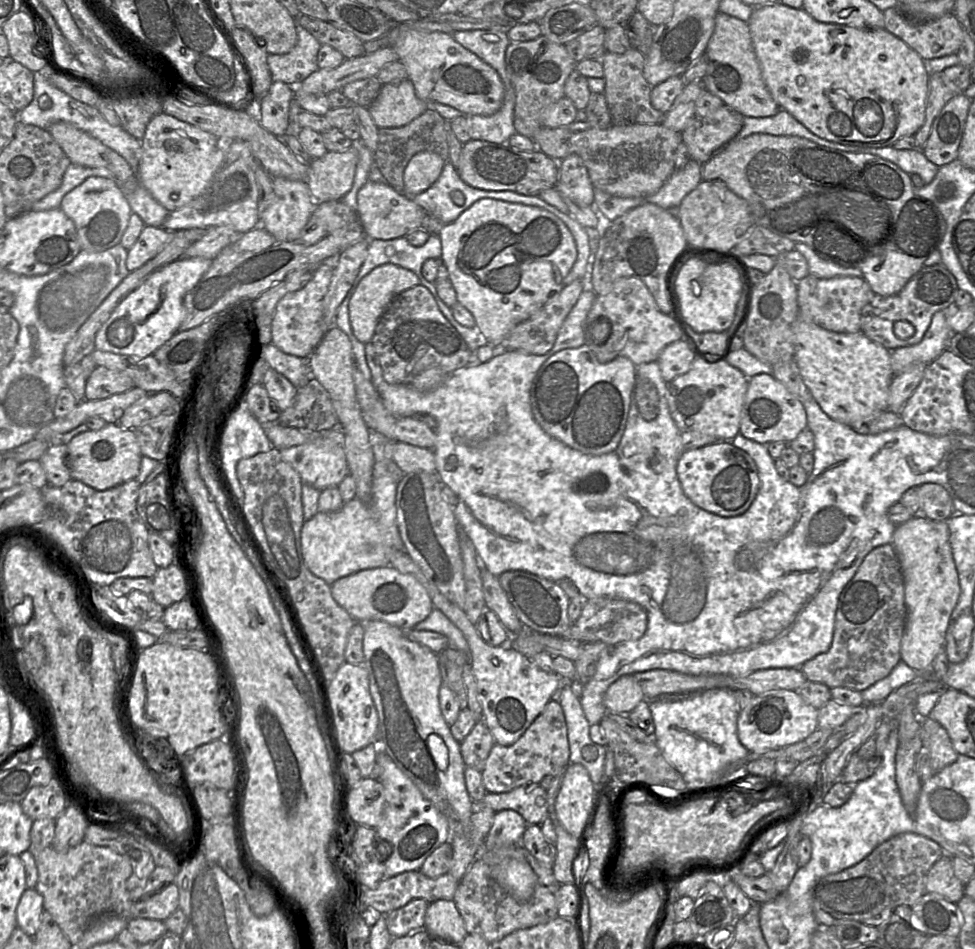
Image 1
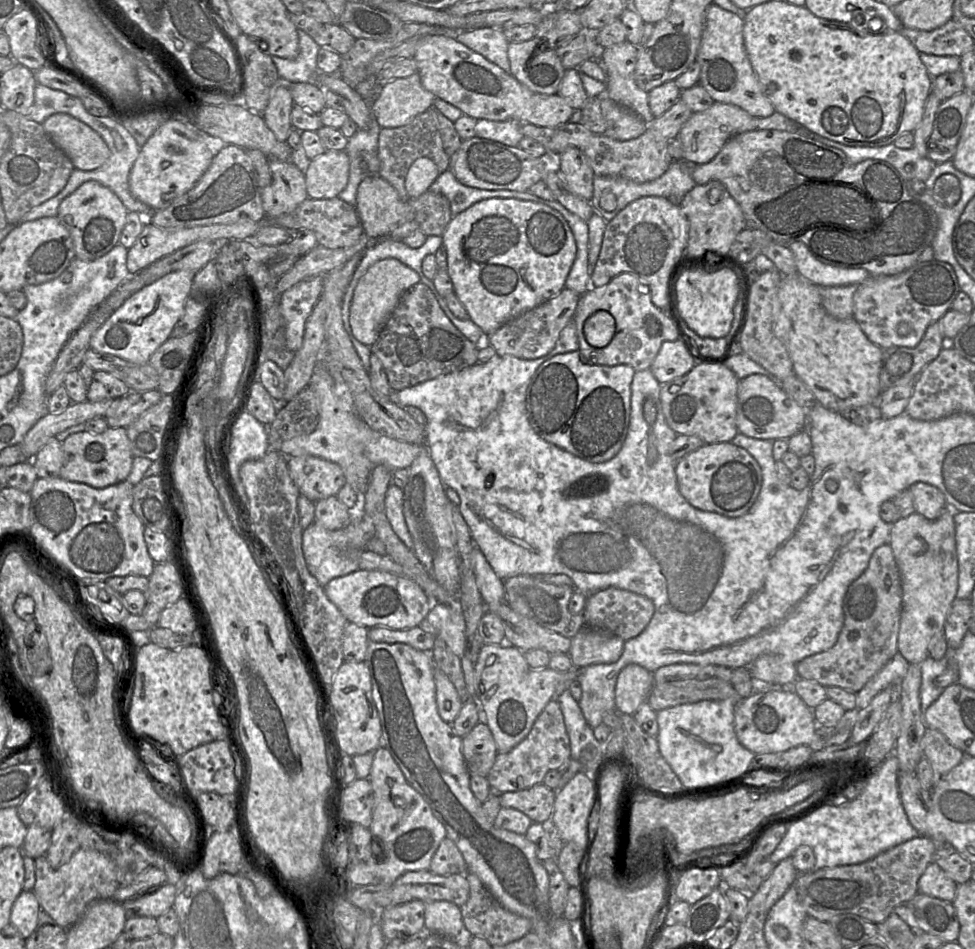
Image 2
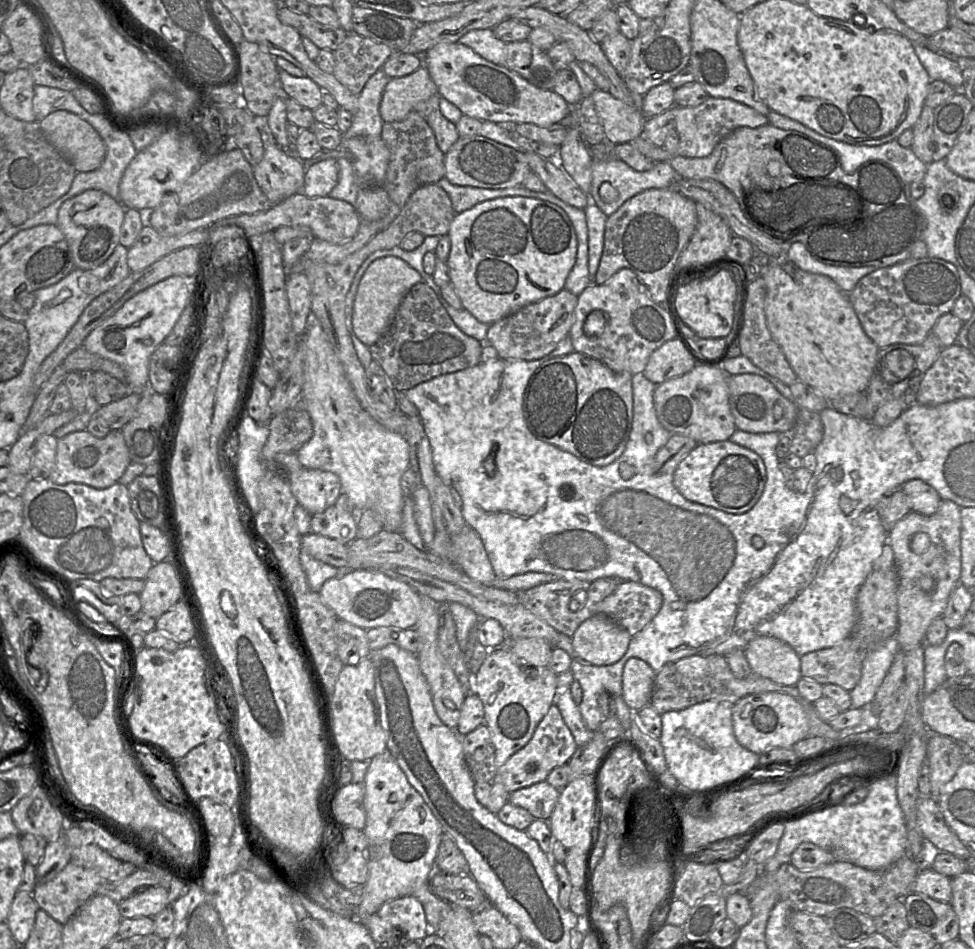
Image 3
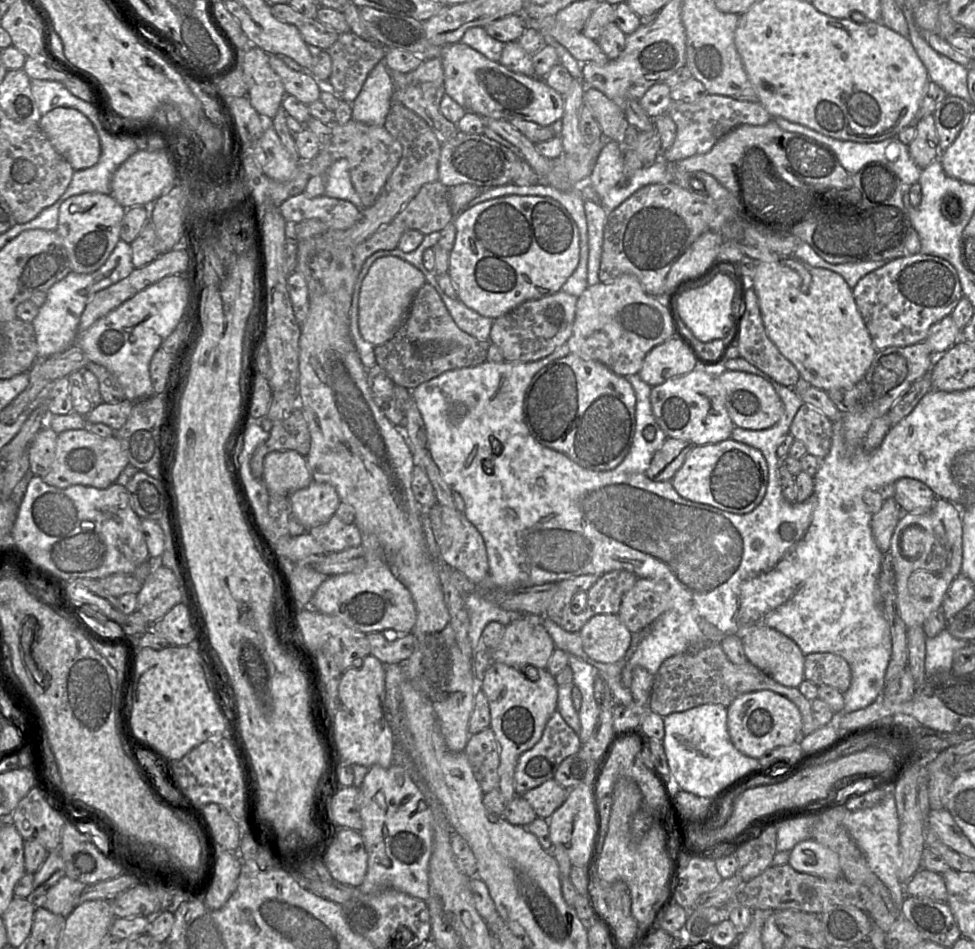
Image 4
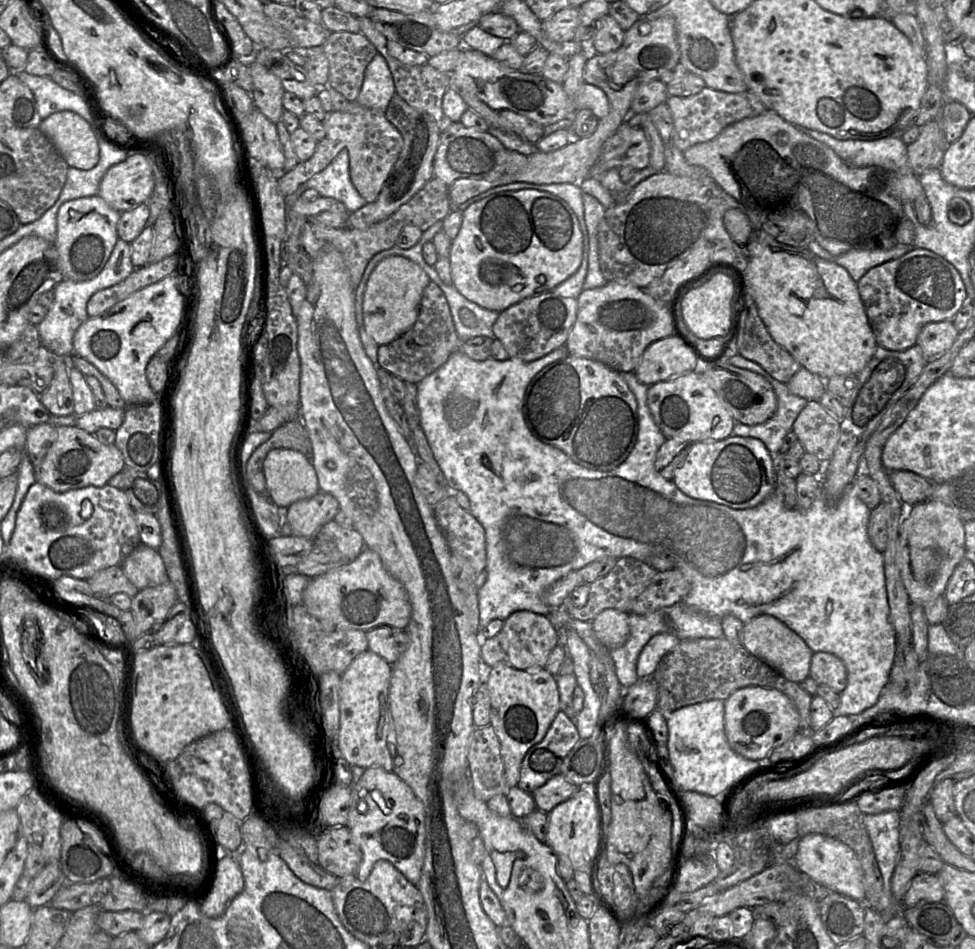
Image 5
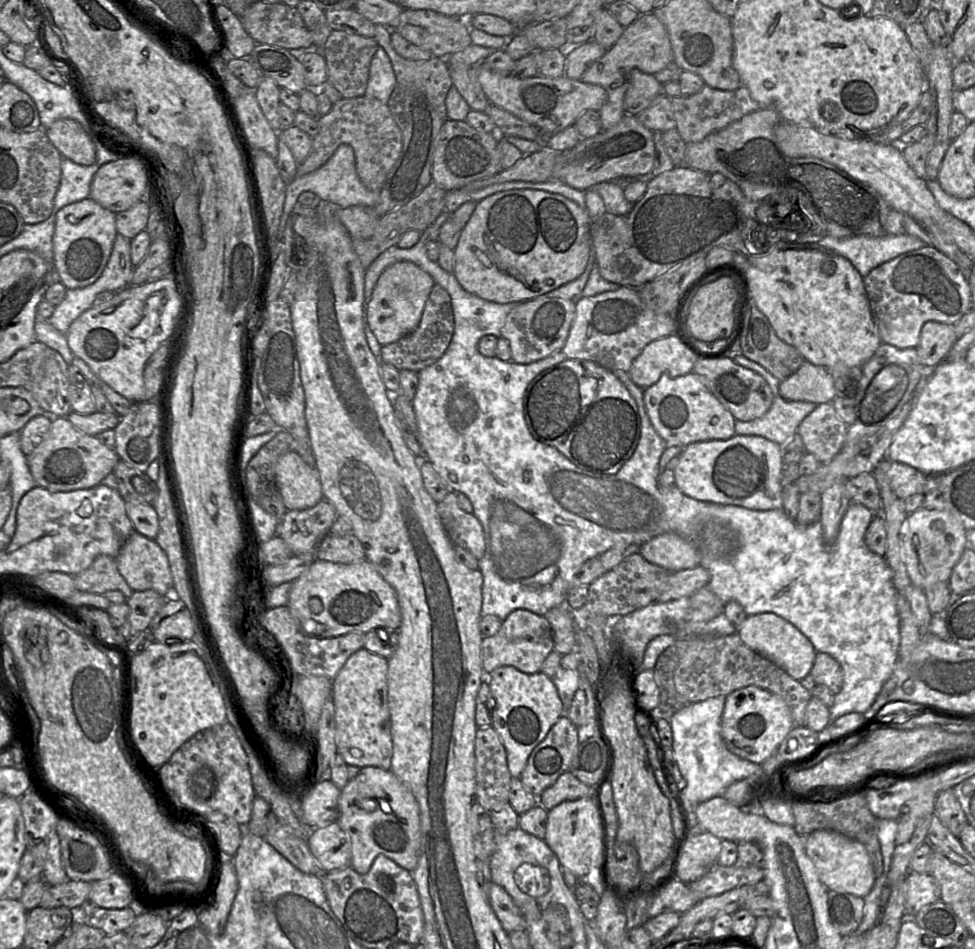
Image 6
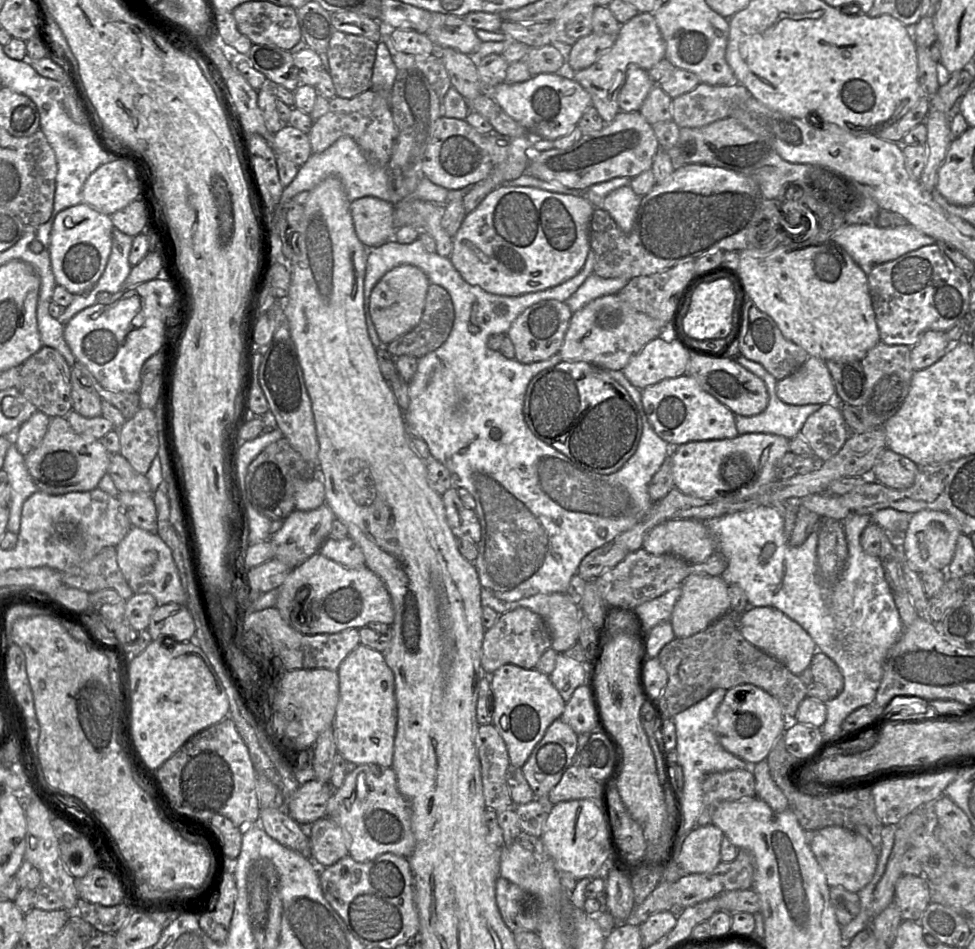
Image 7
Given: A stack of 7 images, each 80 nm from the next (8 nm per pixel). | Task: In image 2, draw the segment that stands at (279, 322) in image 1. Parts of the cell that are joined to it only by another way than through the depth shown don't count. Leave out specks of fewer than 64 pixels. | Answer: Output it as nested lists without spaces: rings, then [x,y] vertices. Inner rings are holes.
[[[325,275],[305,279],[279,296],[279,307],[285,321],[285,347],[295,353],[303,343],[306,321],[324,289]]]

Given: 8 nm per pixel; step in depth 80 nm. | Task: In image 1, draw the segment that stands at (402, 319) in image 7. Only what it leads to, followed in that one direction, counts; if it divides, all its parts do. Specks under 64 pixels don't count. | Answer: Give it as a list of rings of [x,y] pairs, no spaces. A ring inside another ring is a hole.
[[[394,264],[374,268],[358,284],[349,303],[349,320],[355,337],[367,344],[371,342],[377,323],[392,300],[401,292],[419,284],[417,275]]]

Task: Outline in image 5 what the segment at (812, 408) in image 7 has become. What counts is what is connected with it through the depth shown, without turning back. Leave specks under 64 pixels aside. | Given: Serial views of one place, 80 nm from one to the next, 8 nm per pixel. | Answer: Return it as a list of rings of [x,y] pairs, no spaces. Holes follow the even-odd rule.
[[[740,354],[729,357],[728,362],[735,367],[763,376],[774,389],[777,397],[777,409],[774,415],[758,425],[750,426],[736,422],[732,435],[761,440],[770,453],[776,472],[779,467],[780,448],[783,440],[786,434],[792,431],[796,418],[807,405],[808,400],[790,393],[786,384],[777,381],[760,365],[745,359]]]

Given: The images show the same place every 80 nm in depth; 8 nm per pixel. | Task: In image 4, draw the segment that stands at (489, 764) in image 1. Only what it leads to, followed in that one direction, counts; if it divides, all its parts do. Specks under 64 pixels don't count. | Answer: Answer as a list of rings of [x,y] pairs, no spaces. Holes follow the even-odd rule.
[[[556,710],[548,720],[541,739],[529,750],[522,753],[517,761],[514,773],[514,786],[517,795],[523,795],[530,789],[536,788],[552,779],[560,763],[575,754],[581,747],[579,736],[564,721]]]

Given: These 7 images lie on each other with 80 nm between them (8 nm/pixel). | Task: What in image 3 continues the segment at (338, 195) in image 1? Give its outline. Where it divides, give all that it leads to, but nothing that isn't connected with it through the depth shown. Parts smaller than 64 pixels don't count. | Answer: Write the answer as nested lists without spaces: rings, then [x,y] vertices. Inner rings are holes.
[[[333,158],[308,164],[302,192],[309,198],[329,196],[338,182],[338,164]]]

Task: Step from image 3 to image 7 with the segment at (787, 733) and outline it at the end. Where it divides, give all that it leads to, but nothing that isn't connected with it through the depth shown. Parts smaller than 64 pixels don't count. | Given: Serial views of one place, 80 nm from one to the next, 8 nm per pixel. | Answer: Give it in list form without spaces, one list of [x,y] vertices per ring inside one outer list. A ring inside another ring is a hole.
[[[752,684],[727,690],[715,715],[716,734],[722,747],[746,763],[757,764],[766,759],[777,738],[785,733],[785,715],[778,700]]]

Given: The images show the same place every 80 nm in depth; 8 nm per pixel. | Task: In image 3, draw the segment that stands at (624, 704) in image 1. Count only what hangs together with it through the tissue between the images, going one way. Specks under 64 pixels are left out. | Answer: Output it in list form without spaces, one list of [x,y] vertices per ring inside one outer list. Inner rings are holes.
[[[630,658],[623,668],[622,698],[629,708],[639,711],[649,704],[656,672],[643,660]]]

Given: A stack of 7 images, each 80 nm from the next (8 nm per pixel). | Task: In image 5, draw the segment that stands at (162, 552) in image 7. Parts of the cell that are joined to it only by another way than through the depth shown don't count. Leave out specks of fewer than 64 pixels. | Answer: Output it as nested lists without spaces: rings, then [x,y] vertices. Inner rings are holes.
[[[142,543],[125,558],[121,568],[139,591],[169,581],[159,551]]]

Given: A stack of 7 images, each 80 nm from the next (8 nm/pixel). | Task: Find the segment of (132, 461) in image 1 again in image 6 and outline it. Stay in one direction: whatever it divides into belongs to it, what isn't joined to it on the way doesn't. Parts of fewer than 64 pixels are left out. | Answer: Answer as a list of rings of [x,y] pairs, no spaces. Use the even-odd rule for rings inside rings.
[[[55,417],[47,438],[27,456],[31,474],[37,485],[51,492],[93,488],[113,473],[119,460],[113,448],[104,445],[96,436],[78,430],[67,417]]]

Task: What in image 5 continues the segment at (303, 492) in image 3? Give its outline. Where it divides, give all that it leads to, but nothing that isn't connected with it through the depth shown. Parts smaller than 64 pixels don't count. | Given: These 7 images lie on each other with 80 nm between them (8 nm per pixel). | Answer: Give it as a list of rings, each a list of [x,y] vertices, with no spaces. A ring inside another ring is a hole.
[[[320,490],[313,497],[296,501],[283,510],[283,519],[290,525],[294,536],[313,539],[323,525],[334,519],[339,509],[337,499],[333,495]]]

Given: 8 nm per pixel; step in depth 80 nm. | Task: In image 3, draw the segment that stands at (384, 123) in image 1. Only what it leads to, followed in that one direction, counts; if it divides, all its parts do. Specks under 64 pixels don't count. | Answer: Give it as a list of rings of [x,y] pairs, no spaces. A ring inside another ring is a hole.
[[[422,65],[407,76],[388,81],[380,104],[380,116],[384,123],[401,121],[419,102],[436,94],[437,86]]]

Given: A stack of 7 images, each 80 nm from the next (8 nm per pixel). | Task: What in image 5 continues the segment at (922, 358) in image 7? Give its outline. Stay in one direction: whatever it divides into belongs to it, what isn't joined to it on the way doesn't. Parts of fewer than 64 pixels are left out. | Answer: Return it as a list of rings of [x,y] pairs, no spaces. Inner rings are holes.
[[[952,320],[931,322],[923,326],[916,344],[920,346],[925,359],[931,361],[946,352],[958,334]]]

